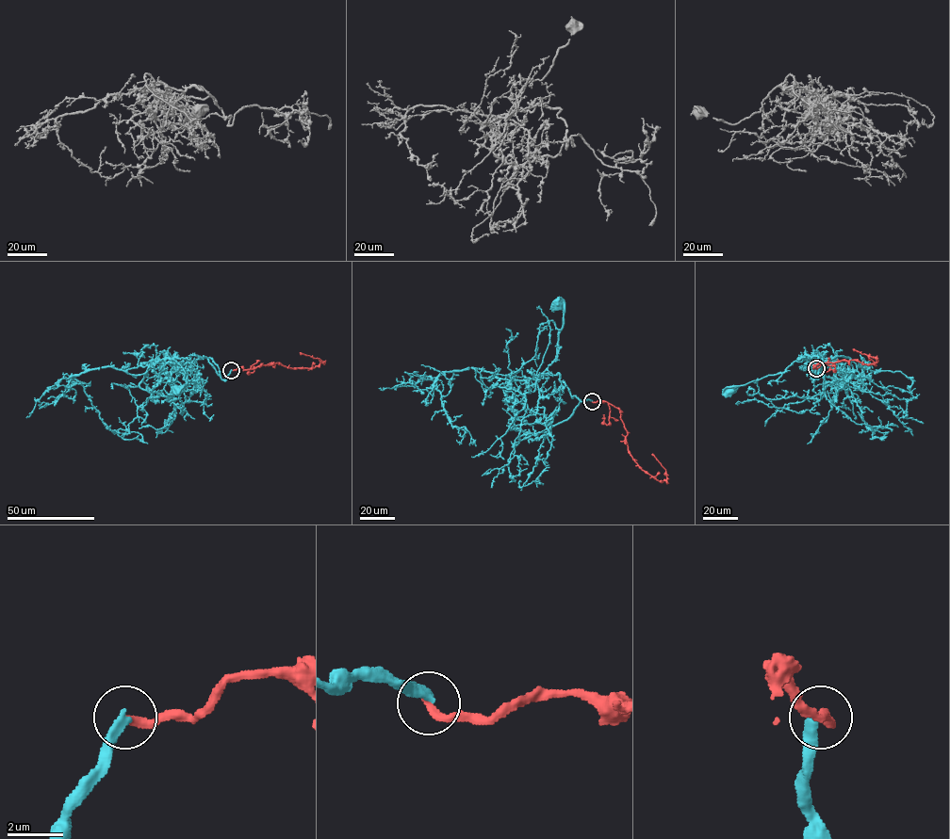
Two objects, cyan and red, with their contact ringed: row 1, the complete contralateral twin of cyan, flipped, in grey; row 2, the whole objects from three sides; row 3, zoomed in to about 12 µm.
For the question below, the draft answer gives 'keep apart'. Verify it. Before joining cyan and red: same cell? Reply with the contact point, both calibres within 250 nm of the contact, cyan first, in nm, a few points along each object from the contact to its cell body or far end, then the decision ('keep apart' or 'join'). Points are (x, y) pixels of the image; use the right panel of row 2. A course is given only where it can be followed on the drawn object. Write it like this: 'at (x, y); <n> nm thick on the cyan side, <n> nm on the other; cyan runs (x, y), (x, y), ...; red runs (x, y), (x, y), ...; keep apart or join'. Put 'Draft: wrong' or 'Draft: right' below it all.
at (816, 368); 320 nm thick on the cyan side, 300 nm on the other; cyan runs (816, 368), (818, 379), (817, 357), (805, 355), (783, 372), (729, 387), (728, 391); red runs (816, 368), (813, 365), (844, 360), (857, 360), (864, 363), (876, 362), (876, 358), (854, 348); keep apart
Draft: right

